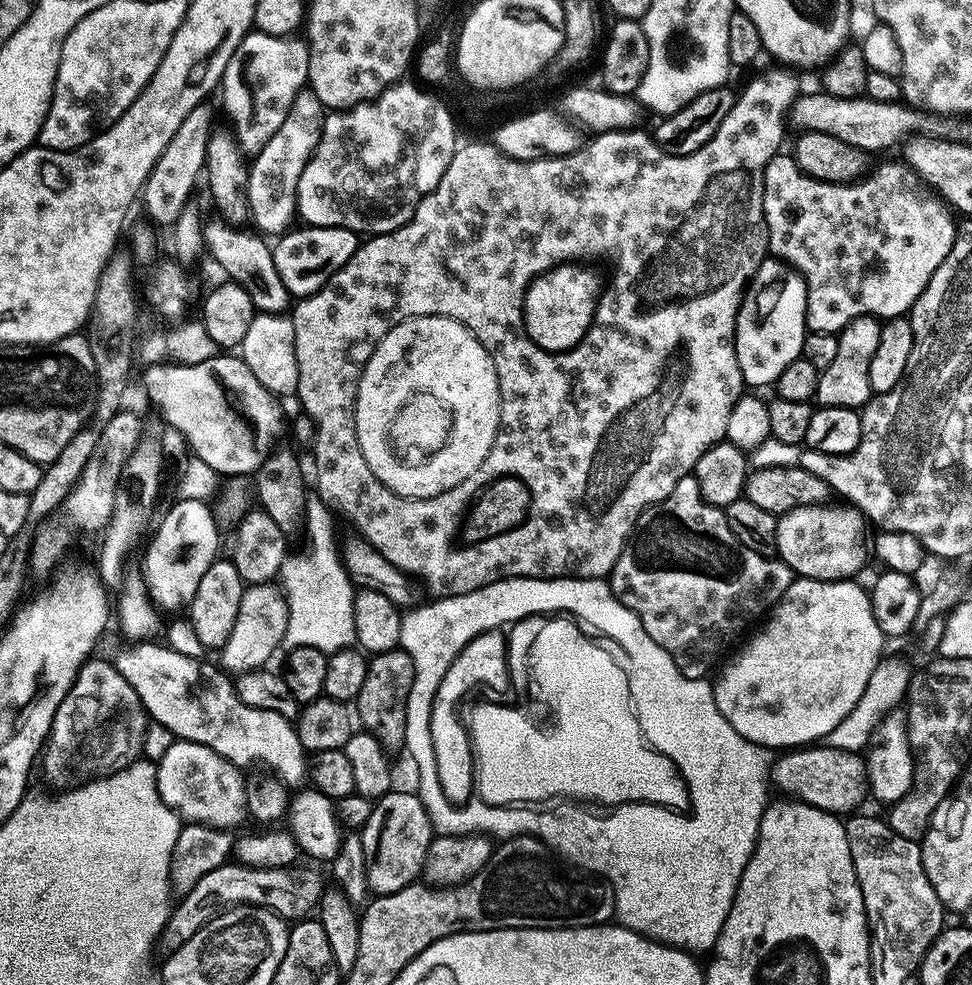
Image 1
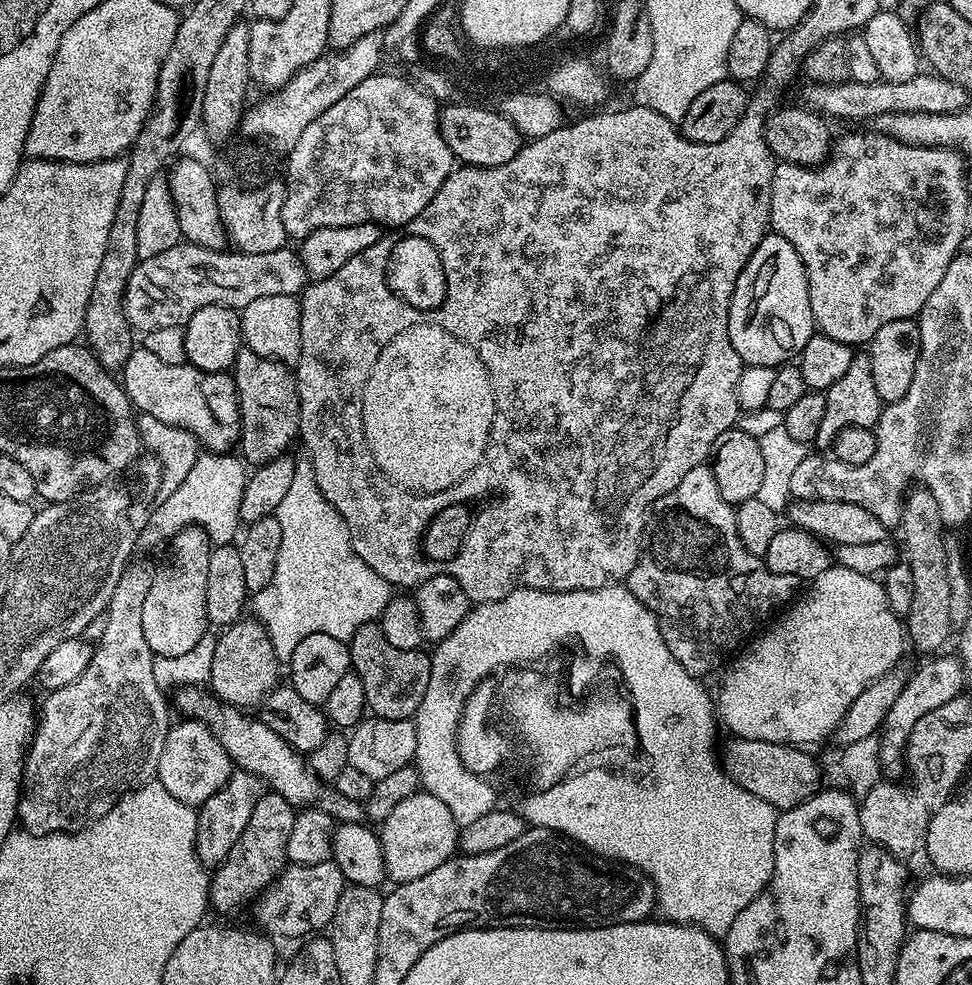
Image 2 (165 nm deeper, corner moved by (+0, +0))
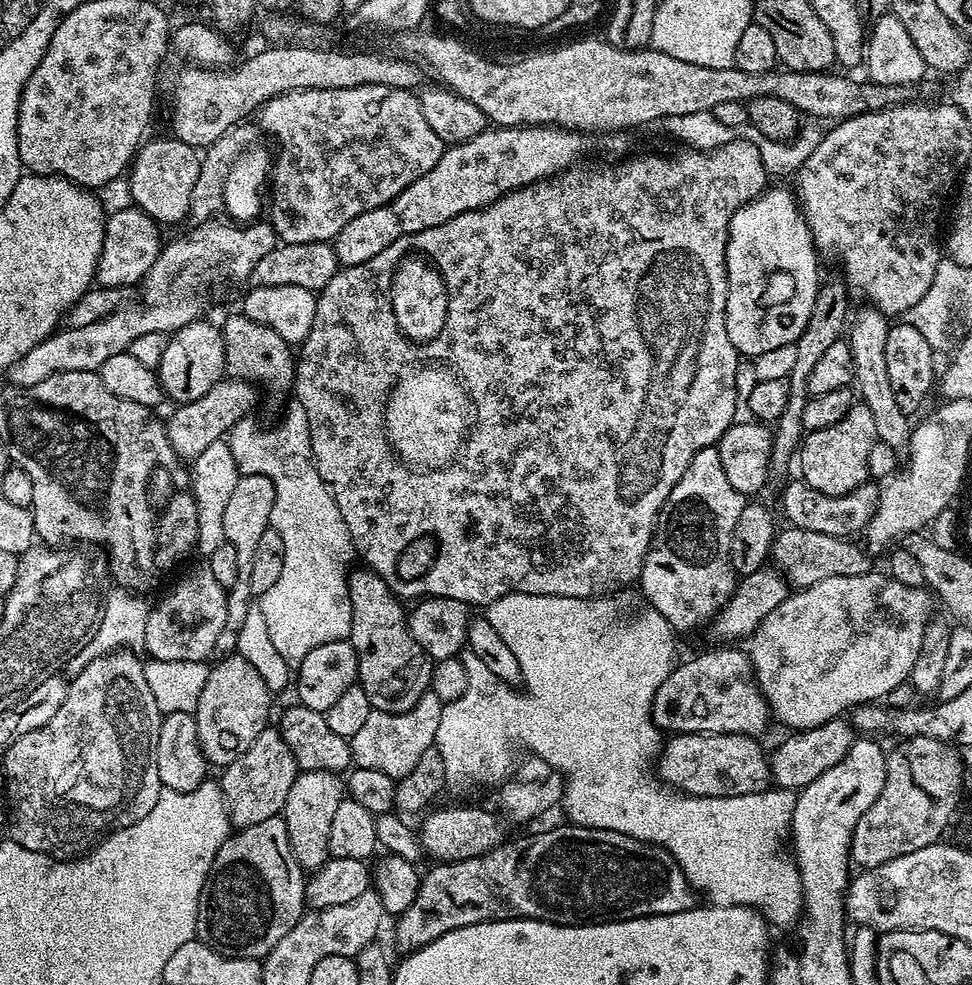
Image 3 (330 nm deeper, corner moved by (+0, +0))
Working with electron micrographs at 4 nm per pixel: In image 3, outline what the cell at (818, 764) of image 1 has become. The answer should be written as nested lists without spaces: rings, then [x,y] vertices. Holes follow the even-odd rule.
[[[733,732],[676,734],[658,753],[658,776],[667,787],[687,796],[741,796],[768,792],[773,783],[769,757],[754,736]]]

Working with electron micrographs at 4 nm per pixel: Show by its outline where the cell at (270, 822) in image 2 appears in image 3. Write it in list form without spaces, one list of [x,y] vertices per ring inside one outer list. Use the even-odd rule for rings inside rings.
[[[283,815],[266,818],[266,822],[258,822],[255,826],[233,831],[212,863],[212,873],[200,891],[198,902],[198,918],[196,919],[195,939],[209,944],[217,952],[226,956],[250,958],[263,961],[265,956],[294,930],[306,911],[304,902],[305,869],[294,858],[288,827]]]

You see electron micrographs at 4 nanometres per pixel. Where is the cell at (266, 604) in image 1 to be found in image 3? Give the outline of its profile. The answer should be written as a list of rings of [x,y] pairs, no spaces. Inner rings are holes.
[[[239,654],[225,655],[209,667],[209,676],[202,687],[201,697],[194,713],[198,726],[198,742],[209,765],[227,766],[234,762],[269,727],[268,711],[272,708],[272,698],[266,682]]]

